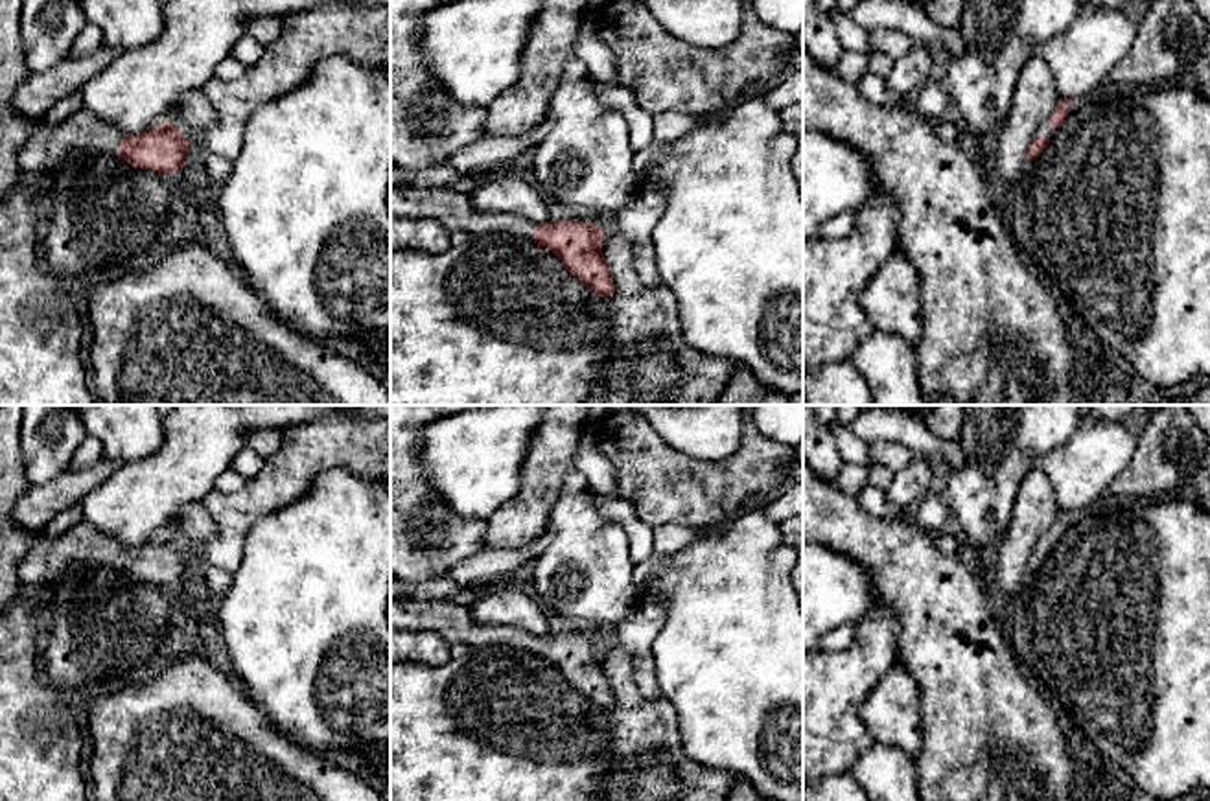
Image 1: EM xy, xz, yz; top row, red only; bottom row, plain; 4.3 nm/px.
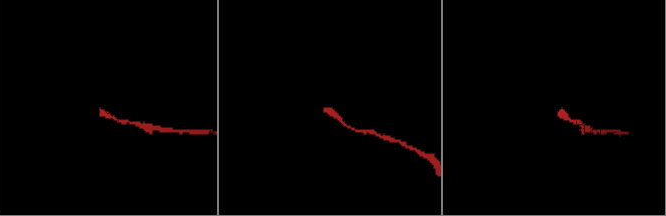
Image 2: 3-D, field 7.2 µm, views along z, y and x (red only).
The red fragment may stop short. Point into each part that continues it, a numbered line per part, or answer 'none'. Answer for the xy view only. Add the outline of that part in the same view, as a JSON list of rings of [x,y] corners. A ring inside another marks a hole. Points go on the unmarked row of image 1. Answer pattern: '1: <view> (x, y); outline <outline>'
1: xy (48, 557); outline [[[83,519],[59,538],[39,532],[20,563],[22,586],[26,591],[37,591],[61,575],[70,562],[116,567],[120,547]]]

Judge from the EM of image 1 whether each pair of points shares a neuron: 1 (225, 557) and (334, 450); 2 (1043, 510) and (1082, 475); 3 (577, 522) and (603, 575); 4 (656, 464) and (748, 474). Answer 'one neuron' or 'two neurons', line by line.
1: one neuron
2: two neurons
3: one neuron
4: one neuron

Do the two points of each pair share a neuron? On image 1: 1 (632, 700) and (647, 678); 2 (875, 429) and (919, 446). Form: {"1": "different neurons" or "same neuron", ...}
{"1": "different neurons", "2": "same neuron"}

